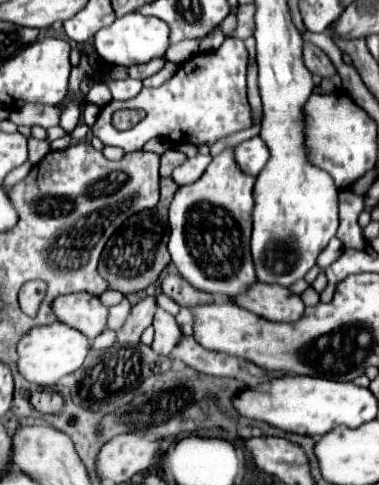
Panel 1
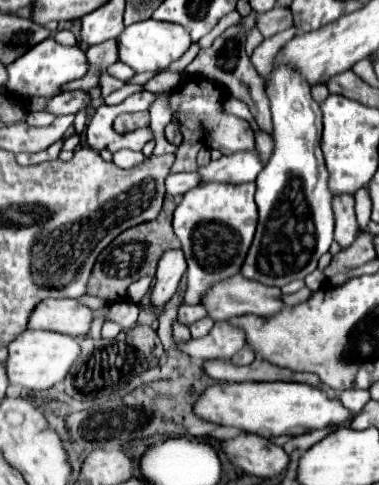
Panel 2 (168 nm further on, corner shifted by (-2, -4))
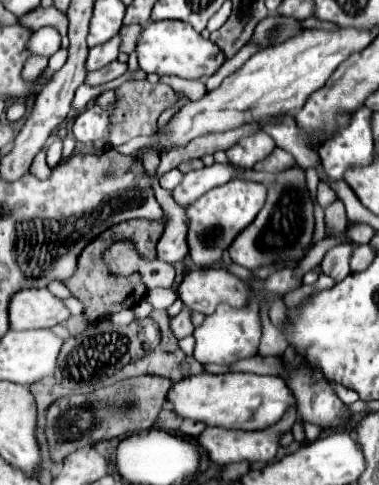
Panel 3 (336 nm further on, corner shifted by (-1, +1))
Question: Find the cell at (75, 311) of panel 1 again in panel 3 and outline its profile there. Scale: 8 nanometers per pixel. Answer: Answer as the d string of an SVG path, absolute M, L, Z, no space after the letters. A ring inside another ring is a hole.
M49 289L17 291L9 301L9 327L13 331L55 327L69 315L69 309Z

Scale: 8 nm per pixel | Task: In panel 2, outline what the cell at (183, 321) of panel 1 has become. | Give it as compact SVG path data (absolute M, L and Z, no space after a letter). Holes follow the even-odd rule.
M206 316L206 318L202 318L190 326L190 334L192 334L192 338L202 338L210 332L212 326L214 326L214 320L210 316Z

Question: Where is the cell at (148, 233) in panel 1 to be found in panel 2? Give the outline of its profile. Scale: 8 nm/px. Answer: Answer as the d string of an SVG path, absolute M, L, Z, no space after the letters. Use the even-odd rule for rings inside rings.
M166 196L158 218L122 232L106 250L100 252L100 256L94 264L94 270L92 270L92 278L88 282L88 294L110 300L110 302L118 302L118 300L126 298L126 290L134 280L138 280L142 276L154 278L162 252L180 248L178 238L172 230L172 212L178 206L178 200L180 200L178 196Z

